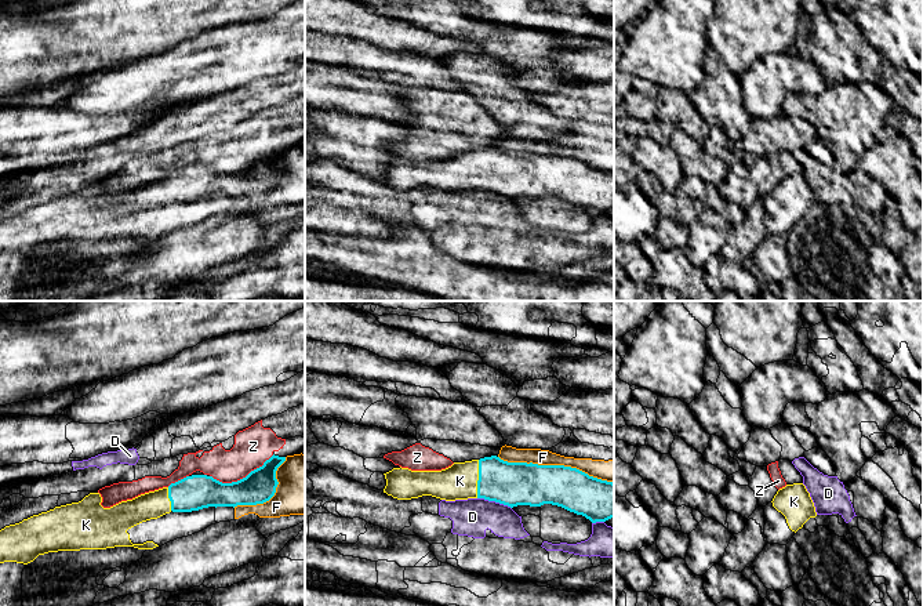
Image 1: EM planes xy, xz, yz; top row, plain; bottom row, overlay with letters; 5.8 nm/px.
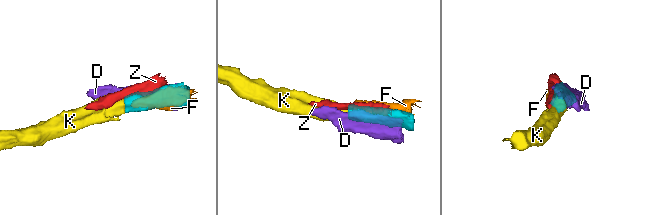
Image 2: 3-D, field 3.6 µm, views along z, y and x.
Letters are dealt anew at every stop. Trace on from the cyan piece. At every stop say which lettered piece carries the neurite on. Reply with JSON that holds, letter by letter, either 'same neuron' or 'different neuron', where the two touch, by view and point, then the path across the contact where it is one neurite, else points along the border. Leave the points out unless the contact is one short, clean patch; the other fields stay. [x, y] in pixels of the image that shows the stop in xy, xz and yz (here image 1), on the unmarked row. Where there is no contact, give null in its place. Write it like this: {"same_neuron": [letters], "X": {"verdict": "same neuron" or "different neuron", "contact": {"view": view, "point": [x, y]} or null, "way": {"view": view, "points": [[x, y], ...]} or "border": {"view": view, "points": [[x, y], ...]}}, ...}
{"same_neuron": ["K"], "D": {"verdict": "different neuron", "contact": {"view": "xz", "point": [494, 191]}}, "F": {"verdict": "different neuron", "contact": {"view": "xz", "point": [556, 156]}}, "K": {"verdict": "same neuron", "contact": {"view": "xz", "point": [479, 170]}, "way": {"view": "xz", "points": [[511, 174], [495, 170], [479, 170], [460, 171]]}}, "Z": {"verdict": "different neuron", "contact": {"view": "xy", "point": [243, 169]}}}

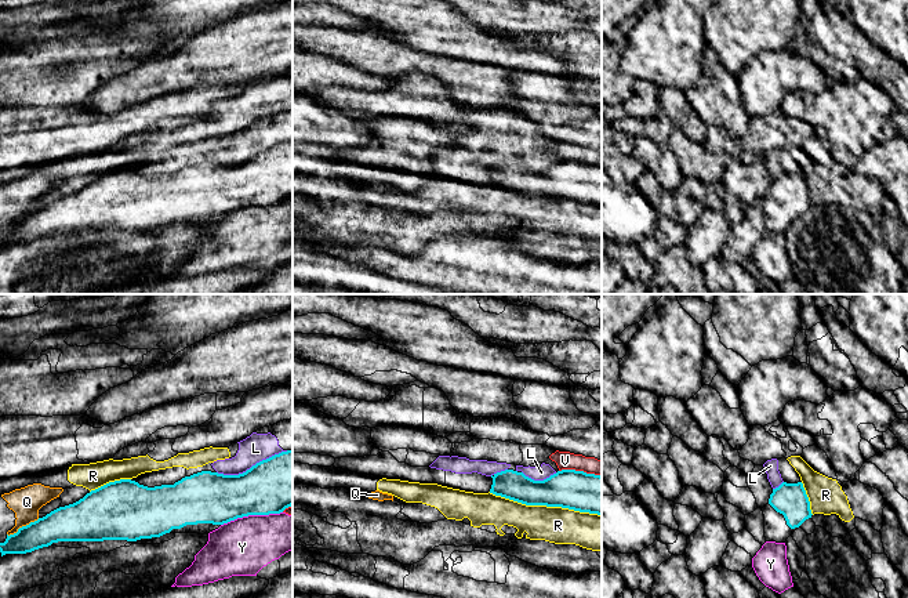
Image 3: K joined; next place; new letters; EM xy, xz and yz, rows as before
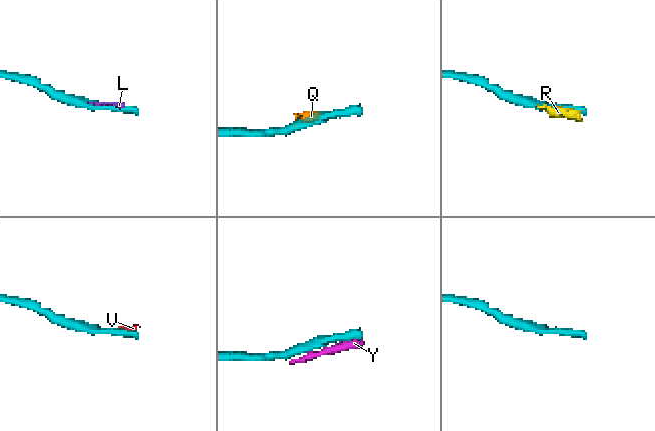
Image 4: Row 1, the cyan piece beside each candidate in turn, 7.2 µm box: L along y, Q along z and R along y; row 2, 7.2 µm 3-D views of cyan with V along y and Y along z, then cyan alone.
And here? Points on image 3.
{"same_neuron": [], "L": {"verdict": "different neuron", "contact": {"view": "xy", "point": [253, 156]}}, "Q": {"verdict": "different neuron", "contact": {"view": "xy", "point": [22, 217]}}, "R": {"verdict": "different neuron", "contact": {"view": "xz", "point": [545, 195]}}, "V": {"verdict": "different neuron", "contact": {"view": "xz", "point": [580, 162]}}, "Y": {"verdict": "different neuron", "contact": {"view": "xy", "point": [251, 205]}}}

